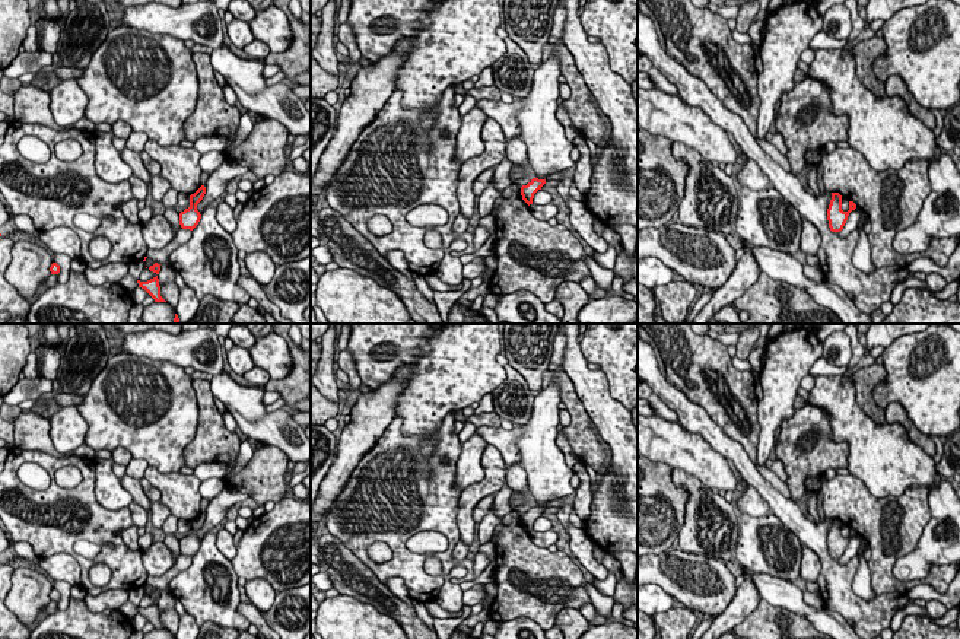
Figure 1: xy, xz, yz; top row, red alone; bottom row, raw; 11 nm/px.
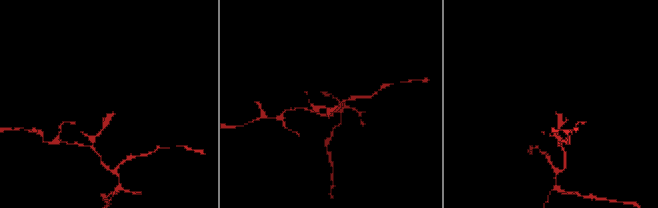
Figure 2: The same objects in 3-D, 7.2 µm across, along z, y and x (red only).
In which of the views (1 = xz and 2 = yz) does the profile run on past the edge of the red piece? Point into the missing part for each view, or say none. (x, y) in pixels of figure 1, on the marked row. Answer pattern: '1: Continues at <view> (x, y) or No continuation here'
1: No continuation here
2: No continuation here

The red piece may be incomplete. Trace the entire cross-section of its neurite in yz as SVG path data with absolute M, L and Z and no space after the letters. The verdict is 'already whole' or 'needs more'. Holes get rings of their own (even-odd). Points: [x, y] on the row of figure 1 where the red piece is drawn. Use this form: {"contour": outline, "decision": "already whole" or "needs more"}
{"contour": "M832 193L832 200L827 209L827 220L832 232L840 232L848 220L852 210L856 209L853 201L849 201L849 210L842 210L842 195L839 193Z", "decision": "already whole"}

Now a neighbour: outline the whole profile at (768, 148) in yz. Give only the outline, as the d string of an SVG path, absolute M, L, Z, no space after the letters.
M757 139L757 144L762 147L764 153L767 153L779 166L782 166L785 171L791 172L791 166L788 162L786 155L782 155L772 143L769 143L766 139Z

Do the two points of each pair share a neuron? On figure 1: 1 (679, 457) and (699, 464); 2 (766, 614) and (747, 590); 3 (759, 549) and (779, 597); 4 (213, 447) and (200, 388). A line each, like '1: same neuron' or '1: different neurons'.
1: same neuron
2: different neurons
3: different neurons
4: same neuron

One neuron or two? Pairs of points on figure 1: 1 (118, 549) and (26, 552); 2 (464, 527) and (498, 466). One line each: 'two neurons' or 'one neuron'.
1: two neurons
2: one neuron

